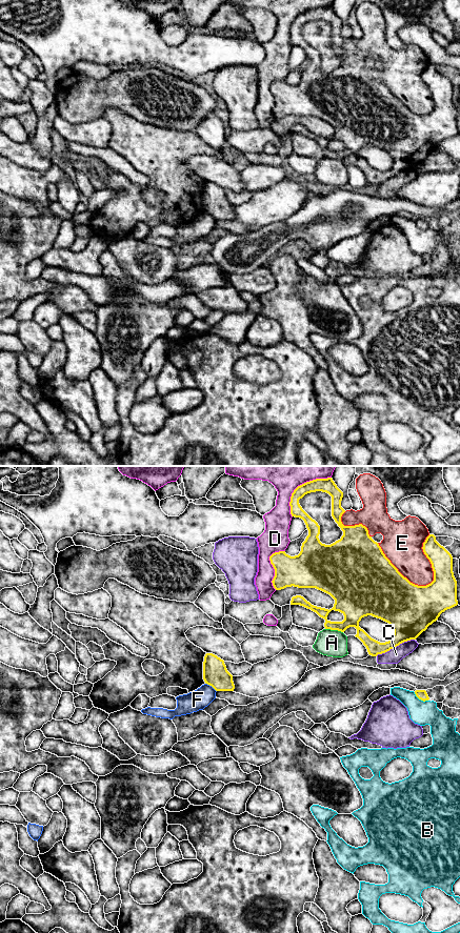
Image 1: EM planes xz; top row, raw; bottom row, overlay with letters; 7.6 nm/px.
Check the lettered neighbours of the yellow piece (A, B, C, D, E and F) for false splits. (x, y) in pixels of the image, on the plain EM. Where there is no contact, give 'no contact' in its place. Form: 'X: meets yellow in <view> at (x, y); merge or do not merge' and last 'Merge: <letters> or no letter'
A: meets yellow in xz at (334, 158); do not merge
B: meets yellow in xz at (420, 227); do not merge
C: meets yellow in xz at (395, 175); do not merge
D: meets yellow in xz at (300, 14); do not merge
E: meets yellow in xz at (401, 103); do not merge
F: meets yellow in xz at (211, 214); do not merge
Merge: no letter

